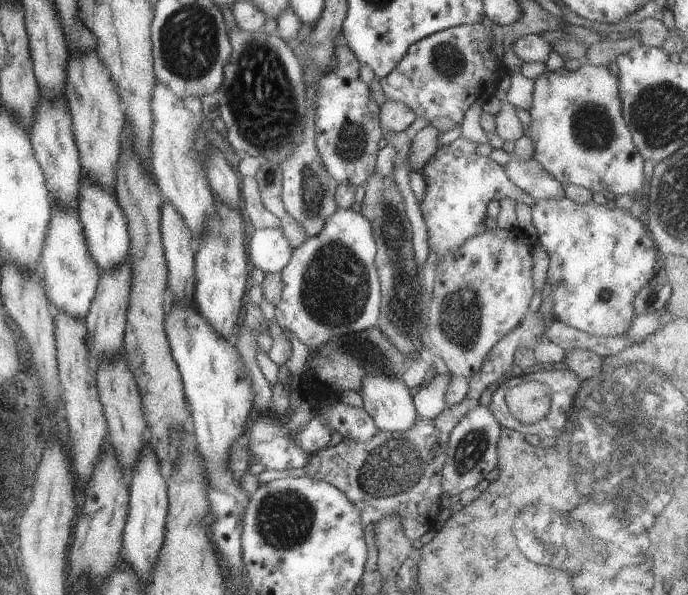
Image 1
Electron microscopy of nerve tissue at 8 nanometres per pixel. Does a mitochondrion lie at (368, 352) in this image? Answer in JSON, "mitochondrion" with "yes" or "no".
{"mitochondrion":"yes"}

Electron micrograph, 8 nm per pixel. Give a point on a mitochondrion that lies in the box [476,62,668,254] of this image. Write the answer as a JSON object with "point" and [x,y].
{"point":[593,131]}

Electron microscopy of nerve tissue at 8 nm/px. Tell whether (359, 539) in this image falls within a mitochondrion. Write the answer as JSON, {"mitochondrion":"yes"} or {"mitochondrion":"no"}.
{"mitochondrion":"no"}

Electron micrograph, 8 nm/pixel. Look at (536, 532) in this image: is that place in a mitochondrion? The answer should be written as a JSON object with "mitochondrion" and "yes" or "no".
{"mitochondrion":"yes"}

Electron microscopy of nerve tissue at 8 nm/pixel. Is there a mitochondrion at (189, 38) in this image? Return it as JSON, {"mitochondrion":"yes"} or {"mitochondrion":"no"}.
{"mitochondrion":"yes"}

